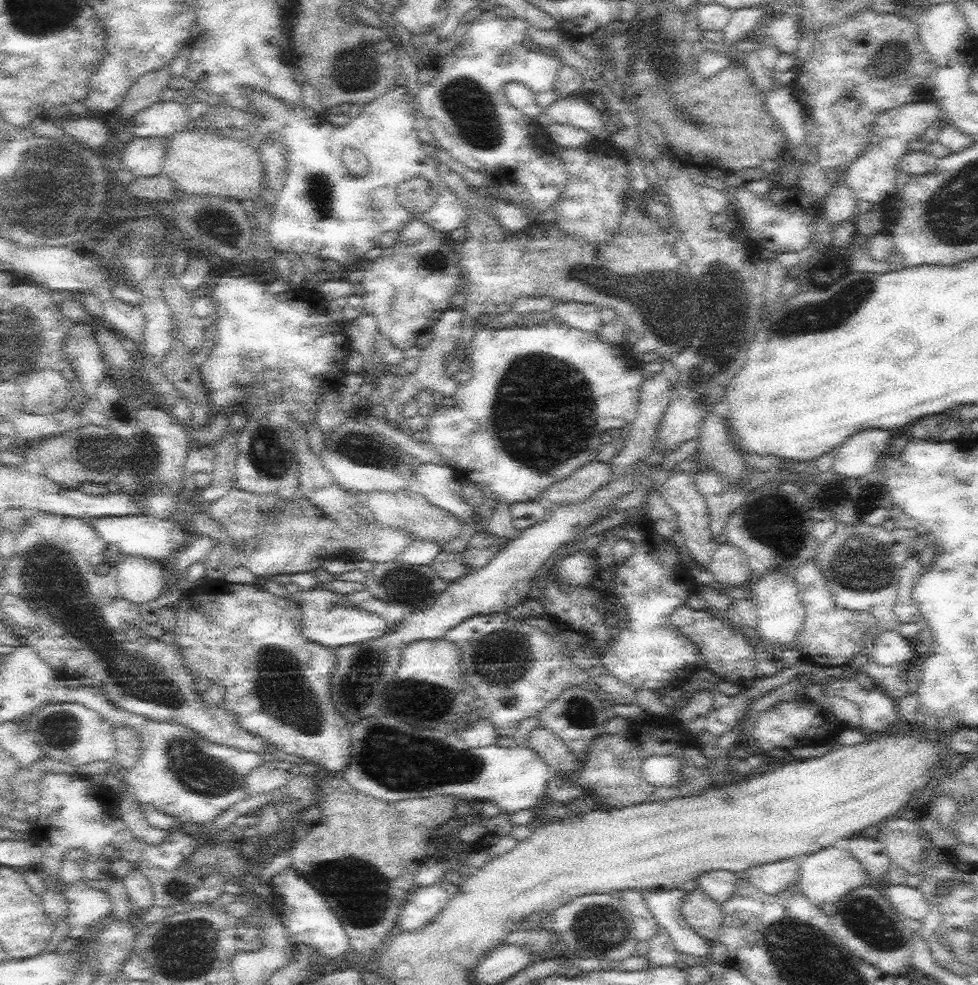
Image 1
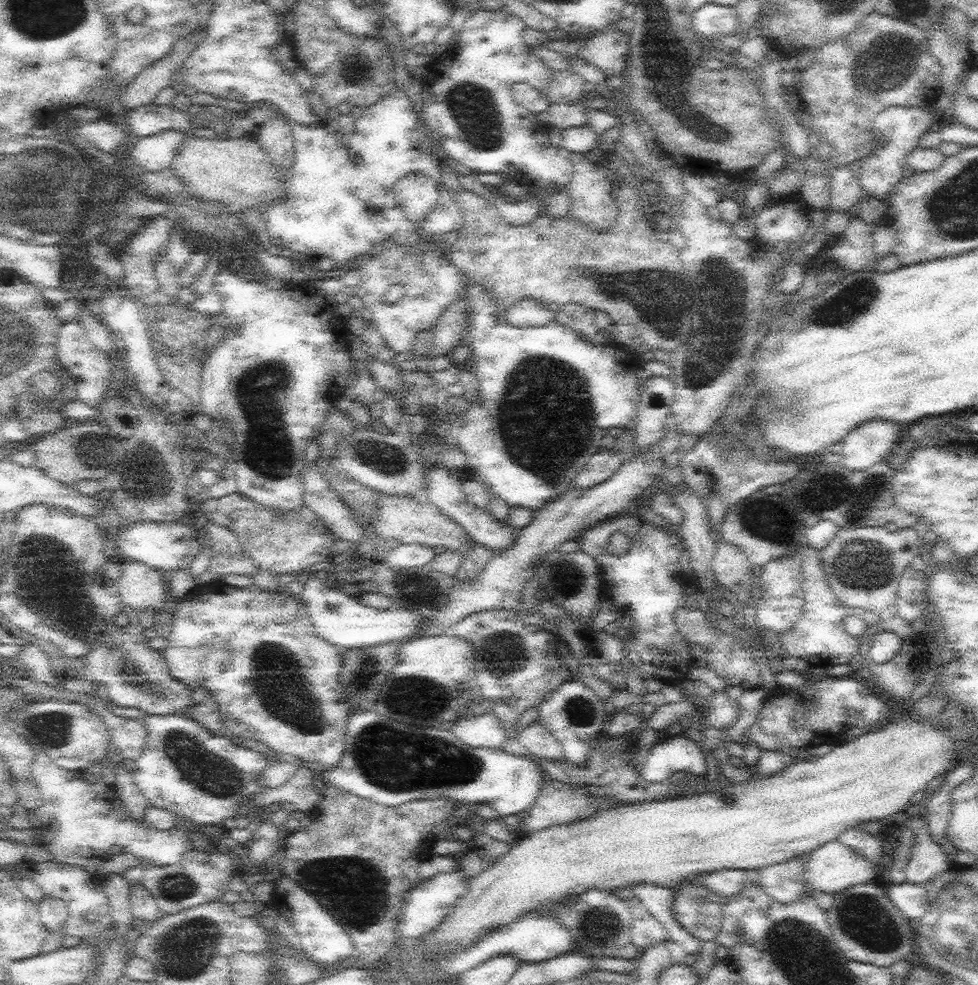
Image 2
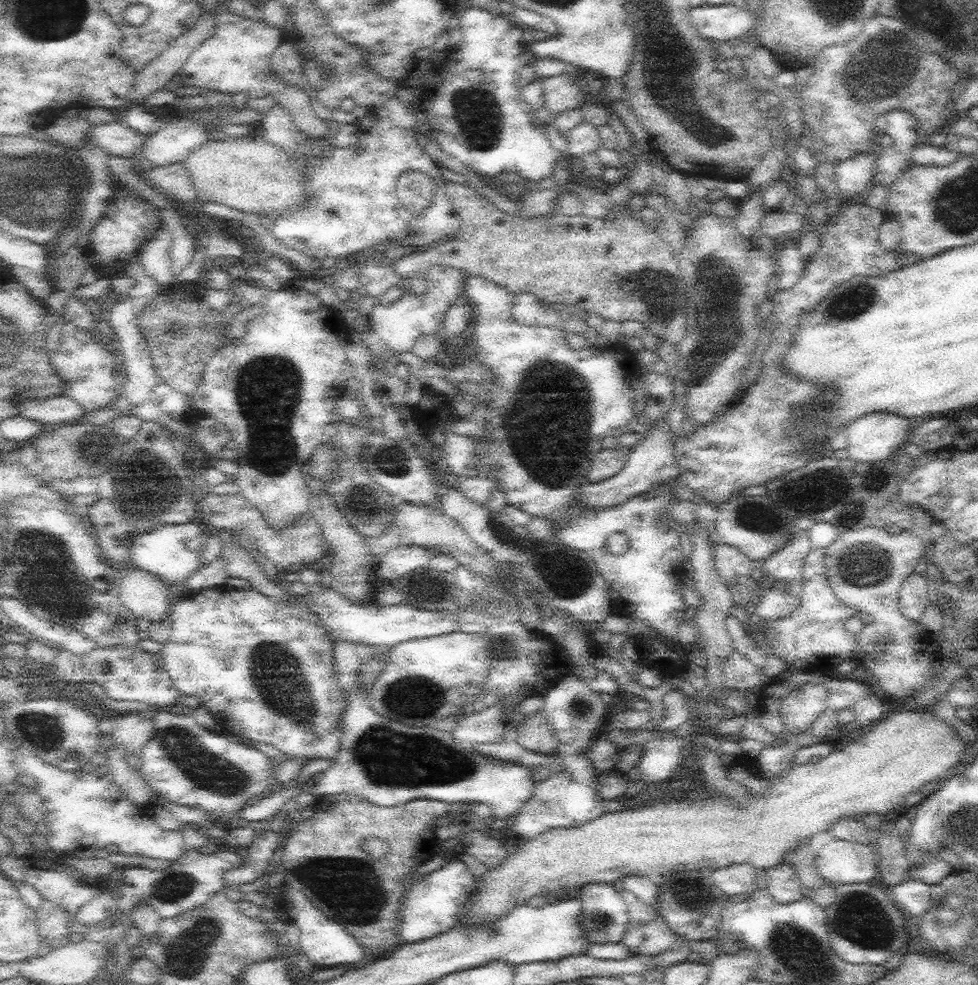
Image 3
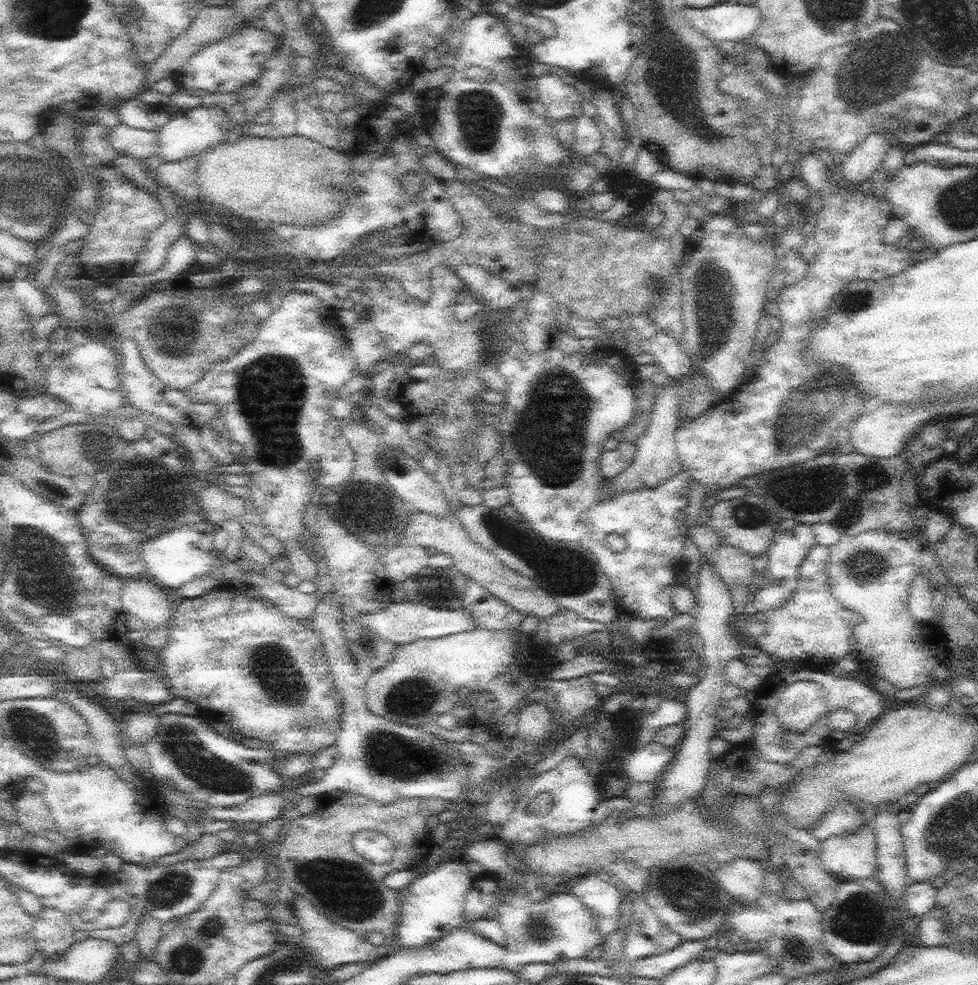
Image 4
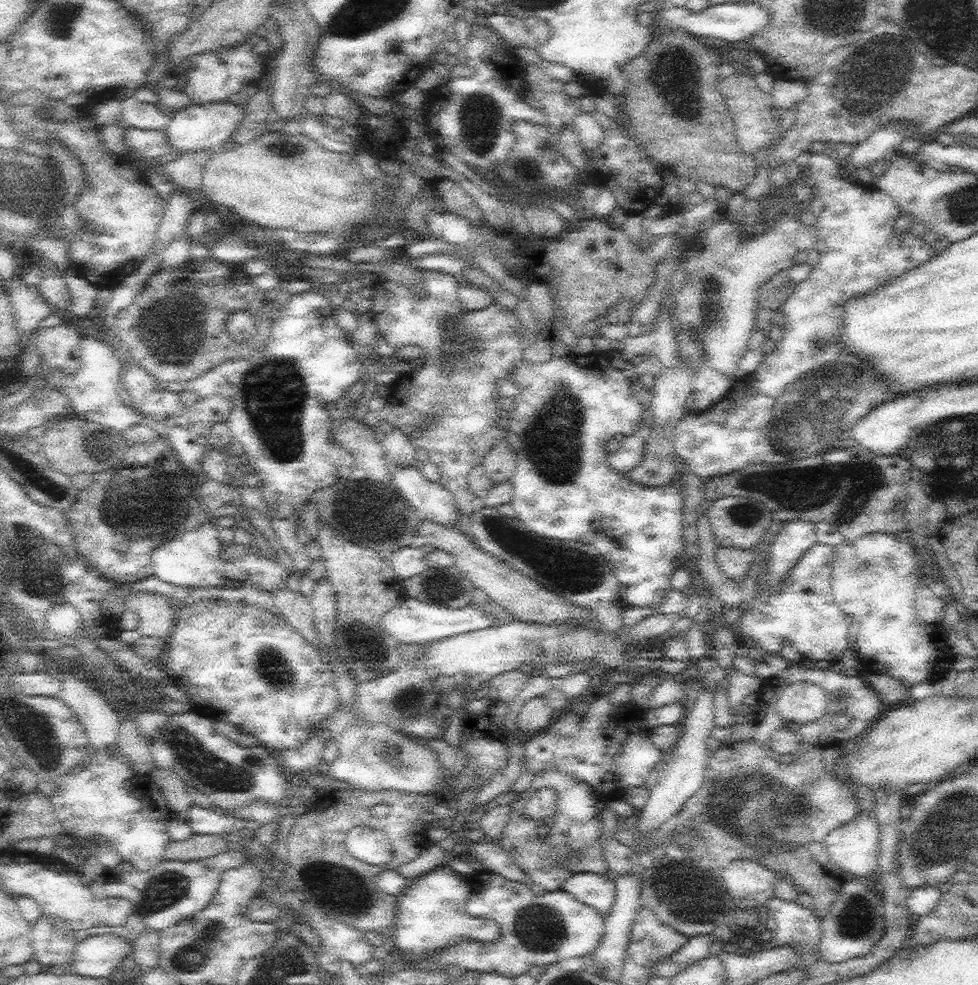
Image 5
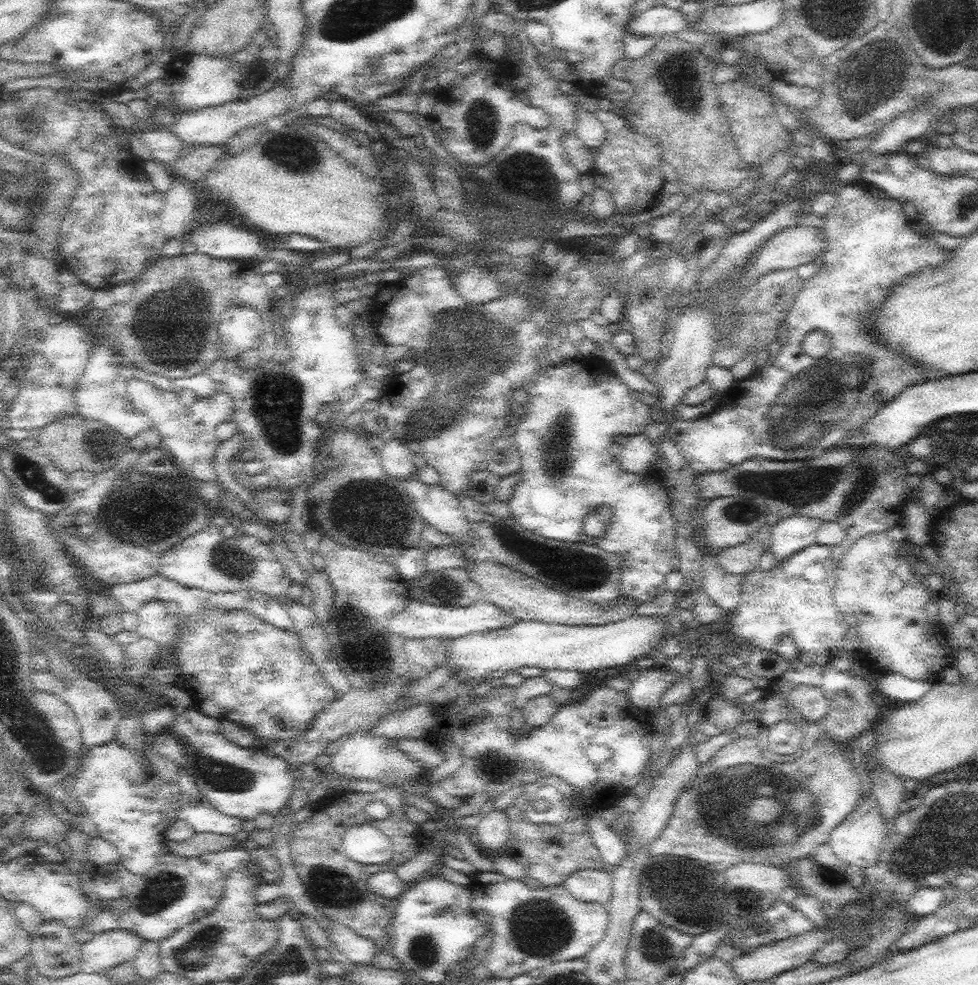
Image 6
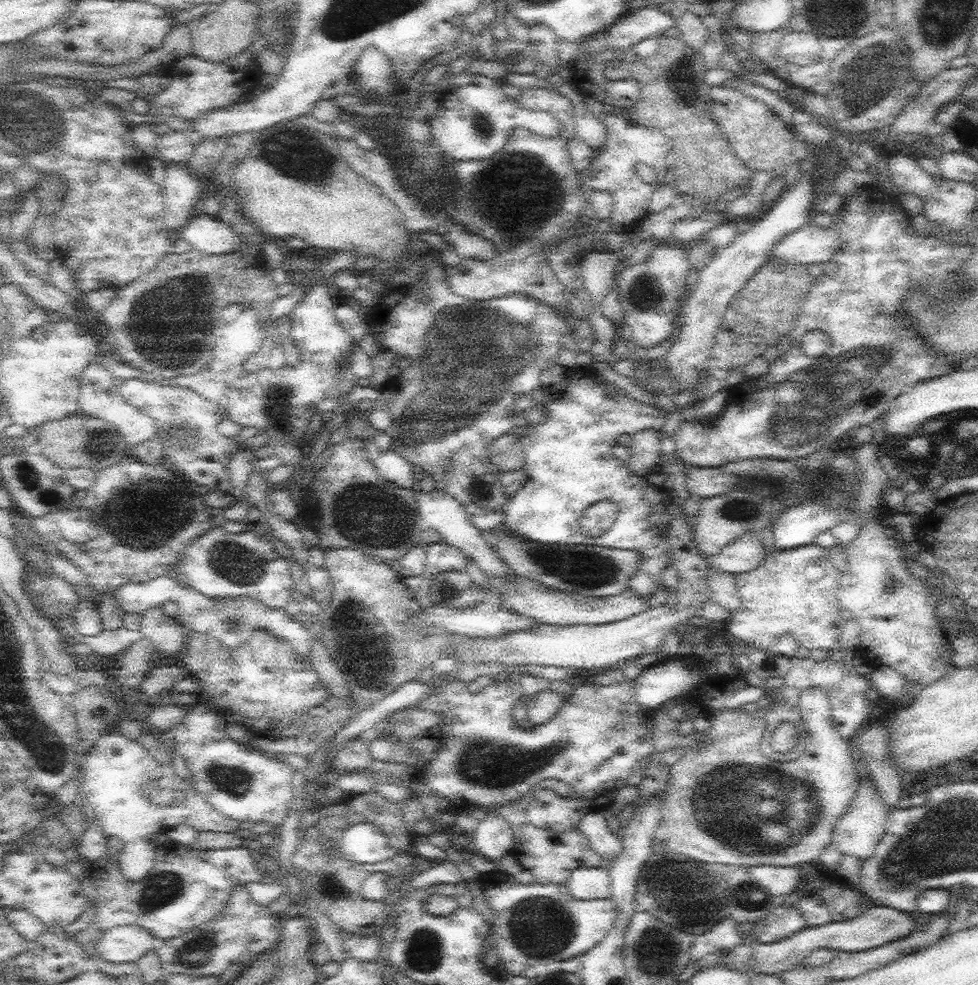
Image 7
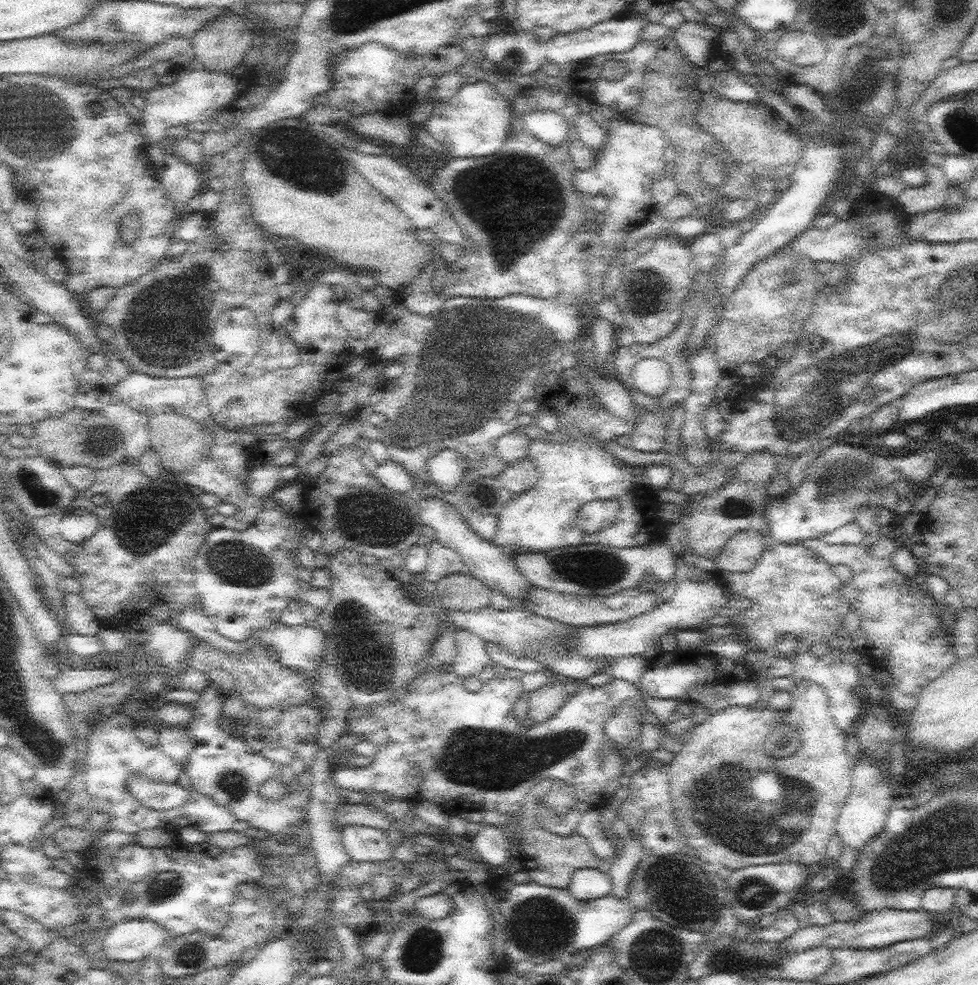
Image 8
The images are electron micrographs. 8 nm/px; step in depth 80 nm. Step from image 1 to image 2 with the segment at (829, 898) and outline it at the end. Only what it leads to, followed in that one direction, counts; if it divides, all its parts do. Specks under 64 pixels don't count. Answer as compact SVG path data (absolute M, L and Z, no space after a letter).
M828 842L822 845L818 852L811 854L810 860L805 865L805 874L806 881L814 892L836 896L842 890L852 888L851 886L870 882L876 876L877 869L878 865L870 862L865 854L854 850L851 846L846 846L842 842Z

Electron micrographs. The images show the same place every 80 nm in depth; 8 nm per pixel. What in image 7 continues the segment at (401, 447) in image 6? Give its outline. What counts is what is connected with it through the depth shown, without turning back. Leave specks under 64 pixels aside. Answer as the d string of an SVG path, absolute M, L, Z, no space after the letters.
M391 447L382 452L374 461L379 475L388 482L393 482L404 488L410 488L412 484L417 485L418 480L414 479L416 468L406 458L392 450Z

